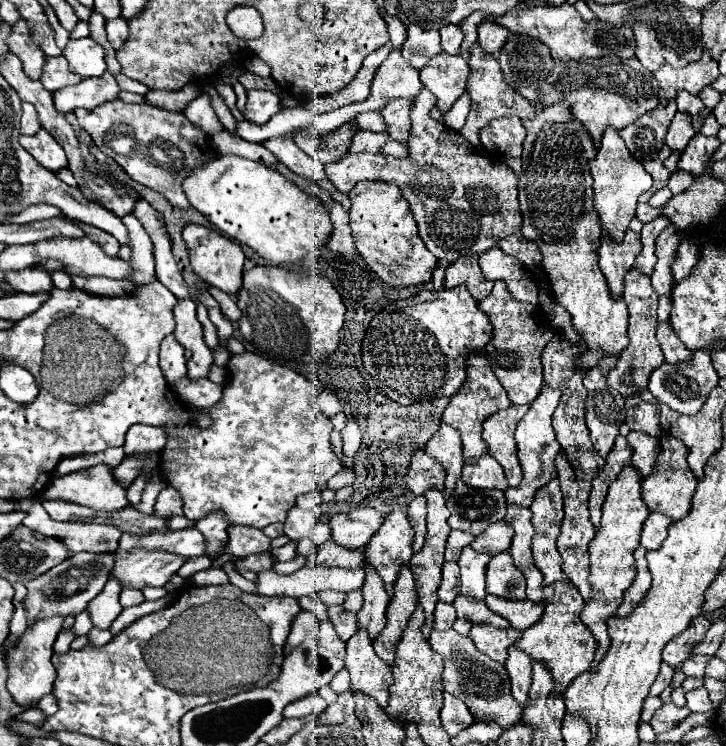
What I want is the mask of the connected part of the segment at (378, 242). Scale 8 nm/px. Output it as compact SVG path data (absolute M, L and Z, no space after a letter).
M358 182L350 196L350 228L356 250L364 262L388 284L410 286L424 284L432 276L436 256L428 252L422 238L418 236L416 222L408 210L408 202L394 182Z

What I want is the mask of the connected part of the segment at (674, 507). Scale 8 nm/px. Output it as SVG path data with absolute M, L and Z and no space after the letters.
M670 434L660 436L660 454L656 458L654 470L648 478L642 480L642 500L652 512L662 512L674 520L680 520L688 514L690 500L696 490L696 476L688 468L686 456L688 456L688 446L682 440L672 438Z

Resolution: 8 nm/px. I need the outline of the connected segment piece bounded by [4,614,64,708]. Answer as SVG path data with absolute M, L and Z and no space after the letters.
M60 614L36 620L32 626L28 626L18 642L18 650L4 650L6 654L6 666L8 666L8 692L12 694L14 702L22 708L30 708L34 702L40 700L40 696L52 692L52 682L56 678L54 666L50 662L52 656L52 644L56 640L58 630L62 628L64 618Z

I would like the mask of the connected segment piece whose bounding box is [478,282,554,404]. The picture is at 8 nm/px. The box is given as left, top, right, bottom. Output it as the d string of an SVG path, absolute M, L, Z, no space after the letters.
M494 282L492 294L478 304L492 324L492 340L484 348L484 356L490 362L492 372L506 388L512 404L532 404L544 386L540 352L554 336L552 324L544 318L540 308L512 300L504 282Z

